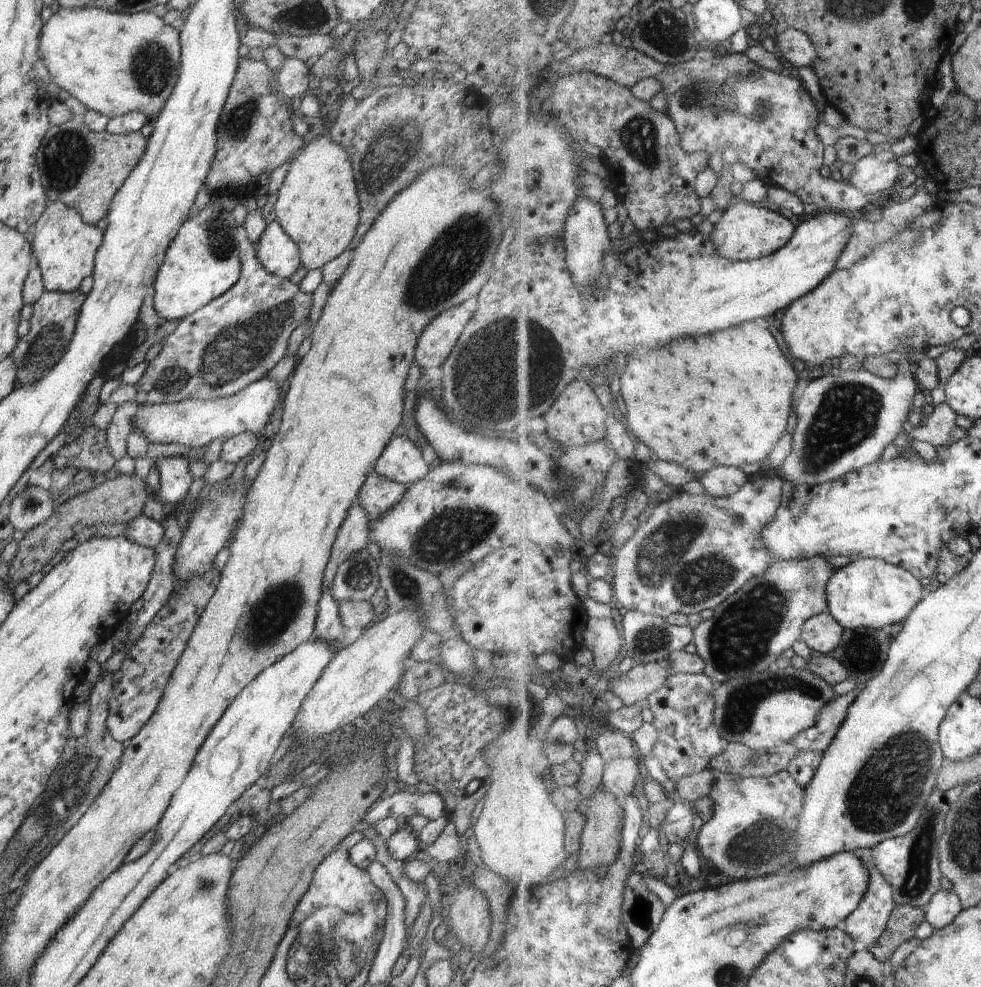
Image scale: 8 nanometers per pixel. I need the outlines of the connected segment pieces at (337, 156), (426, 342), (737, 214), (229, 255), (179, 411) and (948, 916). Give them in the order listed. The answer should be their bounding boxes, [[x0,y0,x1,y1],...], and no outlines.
[[275,133,360,270],[415,305,472,371],[714,198,798,261],[153,197,242,320],[133,377,280,449],[926,889,964,929]]

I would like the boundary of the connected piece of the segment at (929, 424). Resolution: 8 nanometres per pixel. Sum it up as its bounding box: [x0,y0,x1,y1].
[909,402,960,449]

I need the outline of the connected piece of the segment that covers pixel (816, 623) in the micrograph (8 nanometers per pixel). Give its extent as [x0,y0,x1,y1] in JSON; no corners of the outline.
[802,611,846,655]

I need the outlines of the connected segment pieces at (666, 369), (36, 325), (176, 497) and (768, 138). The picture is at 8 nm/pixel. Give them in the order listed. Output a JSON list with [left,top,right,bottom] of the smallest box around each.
[[620,322,801,473],[12,290,86,390],[153,456,193,504],[563,43,870,216]]

